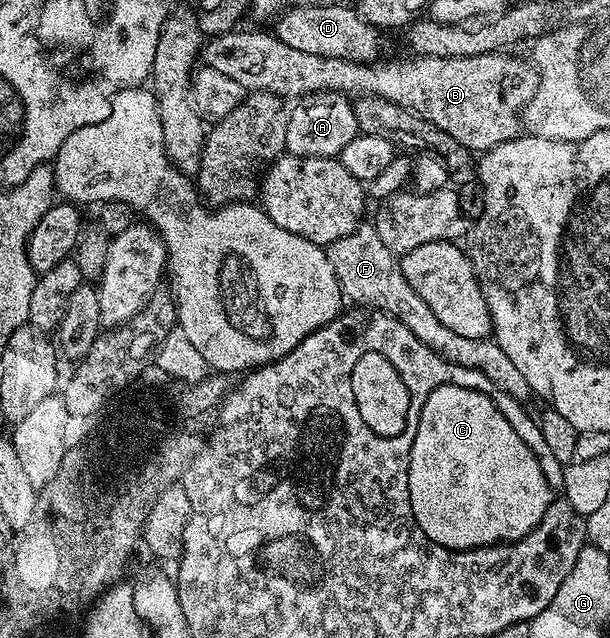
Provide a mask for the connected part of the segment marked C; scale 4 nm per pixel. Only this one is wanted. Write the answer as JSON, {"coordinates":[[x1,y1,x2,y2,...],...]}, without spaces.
{"coordinates":[[449,384,434,389,422,406,408,463,408,489,420,531,431,543,456,551,521,540,540,525,554,499,554,489,546,482,538,458,518,438,514,426,506,422,502,410,486,394,478,394,478,390]]}

